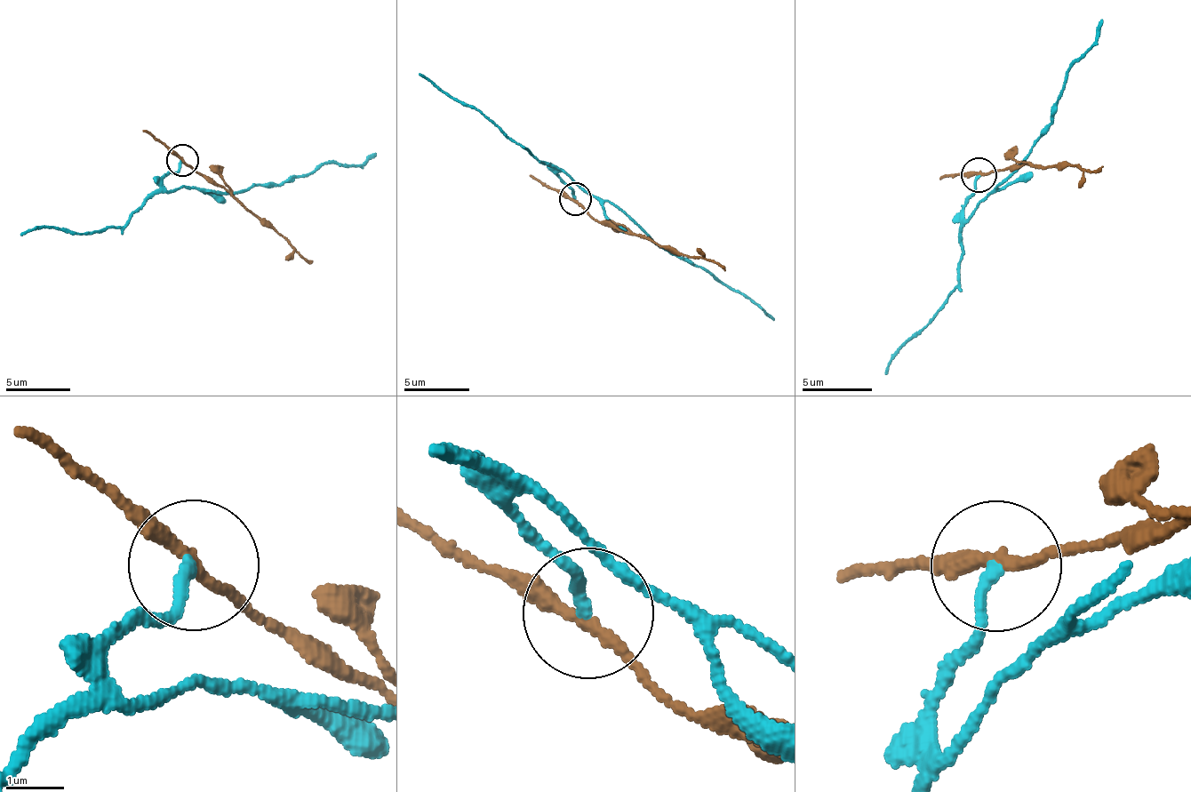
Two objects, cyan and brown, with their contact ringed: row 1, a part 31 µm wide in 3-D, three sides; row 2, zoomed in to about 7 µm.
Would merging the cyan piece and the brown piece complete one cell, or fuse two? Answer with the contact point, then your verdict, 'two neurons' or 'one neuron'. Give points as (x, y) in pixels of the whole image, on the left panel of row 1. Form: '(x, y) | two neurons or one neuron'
(182, 160) | two neurons

